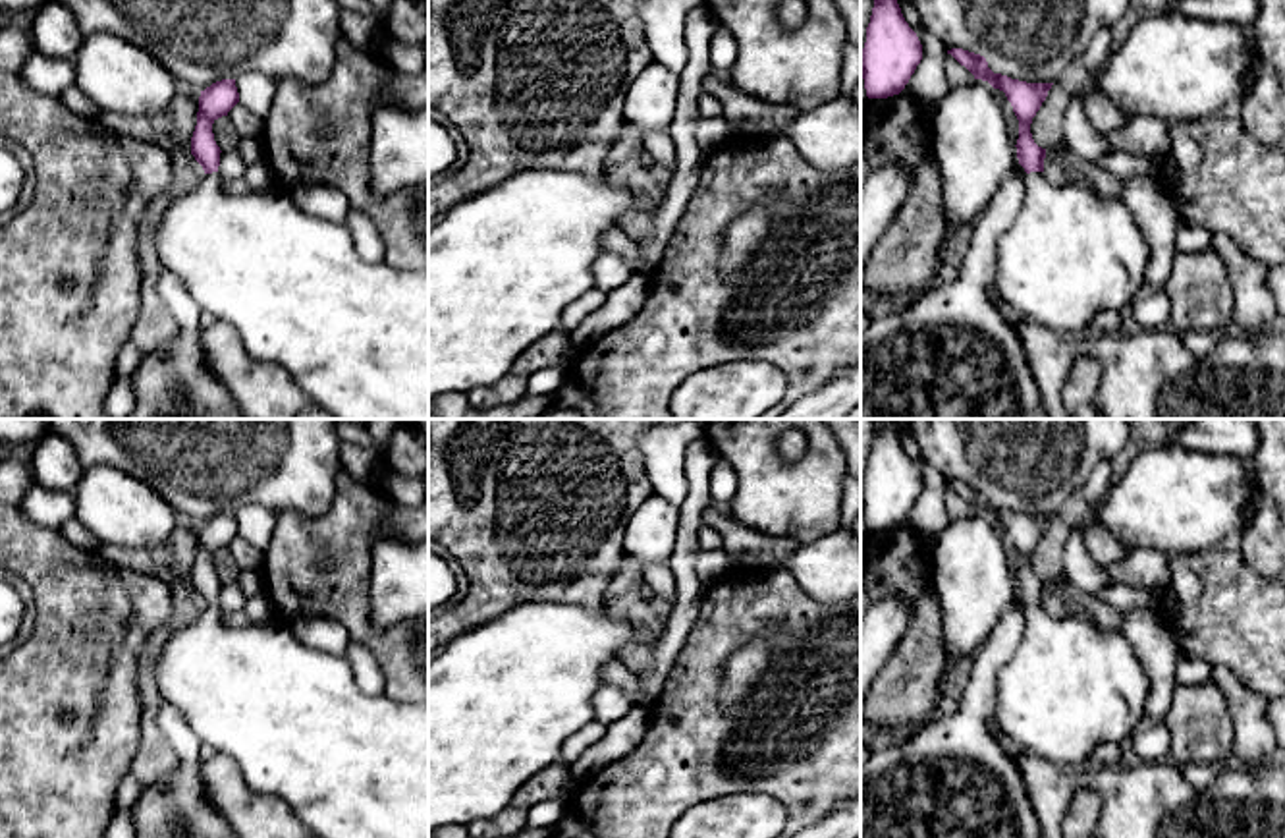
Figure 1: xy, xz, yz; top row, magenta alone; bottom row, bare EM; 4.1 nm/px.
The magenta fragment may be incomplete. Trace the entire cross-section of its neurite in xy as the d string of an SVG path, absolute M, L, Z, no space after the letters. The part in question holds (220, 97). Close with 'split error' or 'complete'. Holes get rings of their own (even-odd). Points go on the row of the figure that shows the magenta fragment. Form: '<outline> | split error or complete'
M222 79L201 91L191 154L203 166L201 183L174 197L156 226L156 251L214 322L230 324L255 361L286 369L309 402L336 419L428 419L428 272L397 270L386 261L367 263L343 222L311 216L295 207L278 185L232 195L222 187L220 147L212 124L239 102L235 79Z | split error

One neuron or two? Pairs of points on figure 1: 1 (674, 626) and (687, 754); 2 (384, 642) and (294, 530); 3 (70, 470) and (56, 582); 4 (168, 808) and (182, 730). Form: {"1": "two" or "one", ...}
{"1": "two", "2": "one", "3": "two", "4": "one"}

